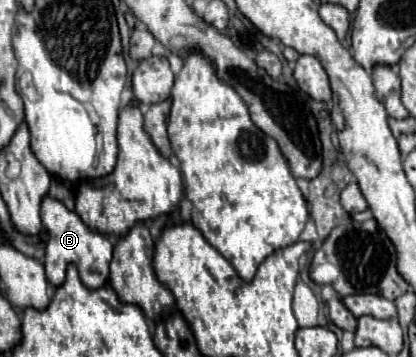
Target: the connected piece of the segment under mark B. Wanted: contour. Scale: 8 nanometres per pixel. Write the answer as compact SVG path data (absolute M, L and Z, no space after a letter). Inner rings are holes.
M44 196L42 198L42 208L40 208L42 224L44 230L48 232L48 242L46 242L46 256L44 256L44 266L46 266L46 278L54 284L60 286L64 282L66 266L72 262L76 264L80 272L80 280L88 288L100 288L106 278L110 276L110 260L112 260L112 242L108 240L106 234L96 232L88 228L82 218L68 210L60 200Z

